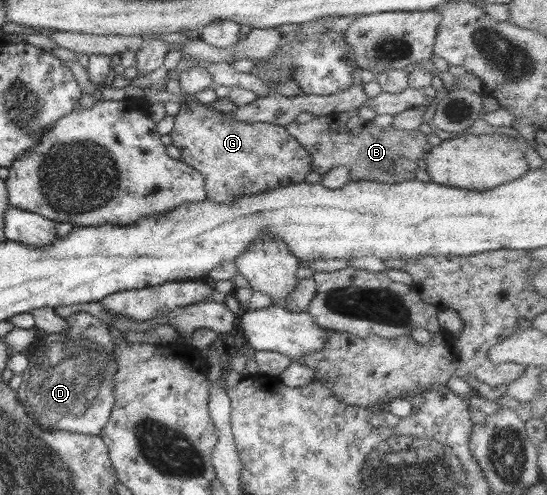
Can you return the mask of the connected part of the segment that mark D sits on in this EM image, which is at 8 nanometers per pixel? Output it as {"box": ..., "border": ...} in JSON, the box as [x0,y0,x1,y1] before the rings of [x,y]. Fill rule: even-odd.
{"box":[16,312,118,435],"border":[[[75,312],[65,317],[68,326],[61,333],[41,333],[36,342],[26,350],[28,366],[23,371],[23,382],[16,390],[18,400],[26,413],[36,421],[42,431],[66,430],[88,435],[99,435],[114,409],[114,375],[118,371],[116,364],[114,329],[102,319],[88,312]]]}

